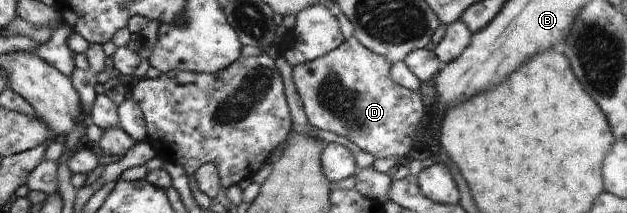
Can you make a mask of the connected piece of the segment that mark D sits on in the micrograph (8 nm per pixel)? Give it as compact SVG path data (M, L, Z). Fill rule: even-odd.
M350 39L333 51L310 62L296 65L292 70L293 81L302 101L308 122L317 129L324 129L347 137L359 149L370 153L374 158L403 159L414 145L413 137L423 121L425 109L419 91L411 91L396 84L390 76L391 64L386 57L373 53L357 39Z

